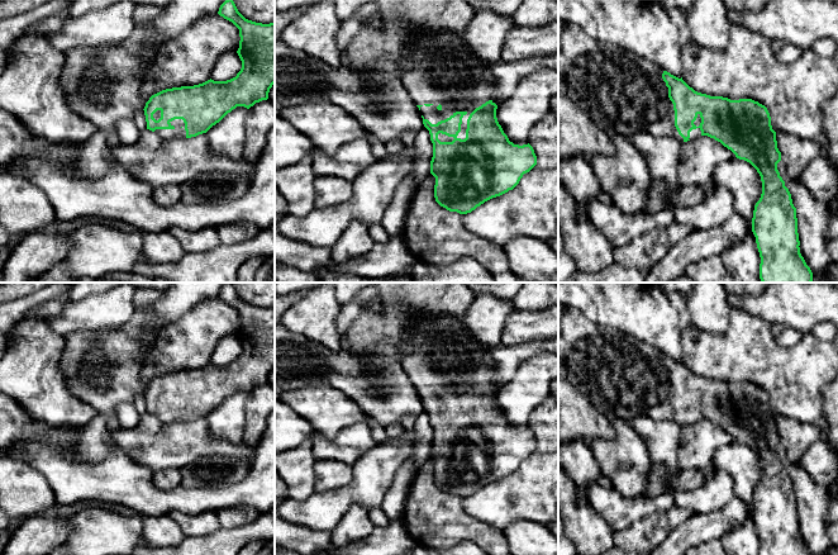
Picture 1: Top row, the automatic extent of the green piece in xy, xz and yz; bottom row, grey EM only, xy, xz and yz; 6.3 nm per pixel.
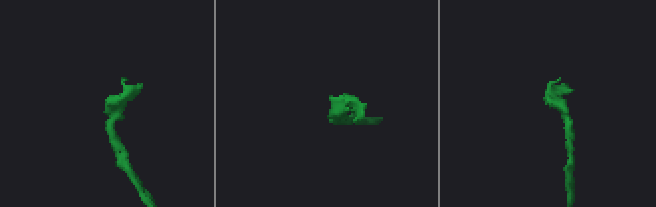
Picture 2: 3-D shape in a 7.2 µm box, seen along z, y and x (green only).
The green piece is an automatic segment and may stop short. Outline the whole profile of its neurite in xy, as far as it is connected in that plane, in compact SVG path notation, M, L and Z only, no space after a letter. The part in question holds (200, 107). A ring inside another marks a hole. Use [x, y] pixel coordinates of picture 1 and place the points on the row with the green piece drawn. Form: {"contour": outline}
{"contour": "M225 0L218 14L239 29L242 68L227 81L210 79L152 95L143 109L147 129L165 139L206 133L237 106L249 109L268 99L275 84L275 23L246 19L233 0Z"}

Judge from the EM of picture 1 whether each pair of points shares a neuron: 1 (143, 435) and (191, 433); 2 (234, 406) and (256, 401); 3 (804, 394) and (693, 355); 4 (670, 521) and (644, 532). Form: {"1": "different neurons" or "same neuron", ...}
{"1": "same neuron", "2": "different neurons", "3": "same neuron", "4": "same neuron"}

